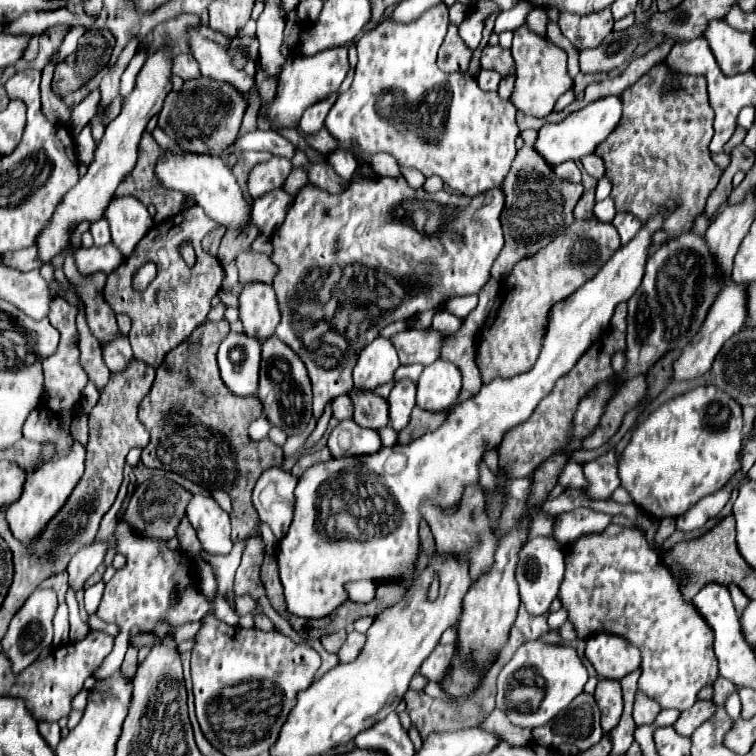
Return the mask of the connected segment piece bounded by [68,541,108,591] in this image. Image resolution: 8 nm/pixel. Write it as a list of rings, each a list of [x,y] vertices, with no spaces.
[[[92,541],[90,545],[84,545],[70,561],[68,573],[70,573],[70,585],[80,591],[84,587],[84,581],[98,569],[98,565],[104,561],[108,543],[106,541]]]

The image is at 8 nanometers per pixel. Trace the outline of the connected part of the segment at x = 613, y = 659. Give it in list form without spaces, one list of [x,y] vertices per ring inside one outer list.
[[[596,633],[586,641],[586,659],[594,665],[598,677],[620,681],[640,667],[640,653],[624,637],[614,633]]]

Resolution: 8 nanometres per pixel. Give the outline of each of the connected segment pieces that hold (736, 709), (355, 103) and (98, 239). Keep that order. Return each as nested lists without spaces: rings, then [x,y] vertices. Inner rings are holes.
[[[734,691],[728,699],[726,699],[726,703],[724,703],[724,709],[726,709],[726,713],[732,717],[732,719],[740,719],[740,699],[738,699],[738,693]]]
[[[444,3],[424,11],[416,21],[398,23],[384,19],[372,31],[364,33],[358,43],[358,65],[352,87],[338,97],[326,117],[326,129],[338,139],[342,149],[350,149],[350,141],[366,153],[390,153],[398,165],[416,167],[426,177],[440,175],[442,181],[468,197],[494,189],[510,171],[516,155],[516,107],[502,101],[498,93],[484,93],[476,79],[468,73],[442,73],[436,65],[436,53],[448,29],[448,7]]]
[[[98,219],[96,223],[92,223],[90,233],[92,233],[92,237],[94,237],[94,245],[96,245],[96,247],[110,243],[110,229],[108,229],[106,219]]]

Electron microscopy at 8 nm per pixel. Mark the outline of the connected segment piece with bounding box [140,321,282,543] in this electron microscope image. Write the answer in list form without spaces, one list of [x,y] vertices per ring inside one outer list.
[[[206,321],[184,343],[180,343],[176,349],[172,349],[166,355],[164,363],[156,369],[156,379],[150,393],[144,397],[140,405],[140,421],[146,425],[150,433],[150,443],[142,451],[144,467],[178,473],[202,485],[204,489],[224,489],[232,499],[232,513],[230,513],[232,535],[230,537],[232,537],[232,543],[236,543],[244,539],[246,533],[252,533],[256,525],[260,523],[258,513],[252,505],[252,489],[260,473],[282,463],[282,449],[270,443],[268,439],[258,441],[258,443],[250,441],[248,427],[254,419],[262,415],[262,403],[258,401],[258,397],[234,397],[220,379],[218,365],[216,365],[216,351],[222,339],[228,335],[228,331],[230,329],[226,321],[220,321],[220,323]]]

